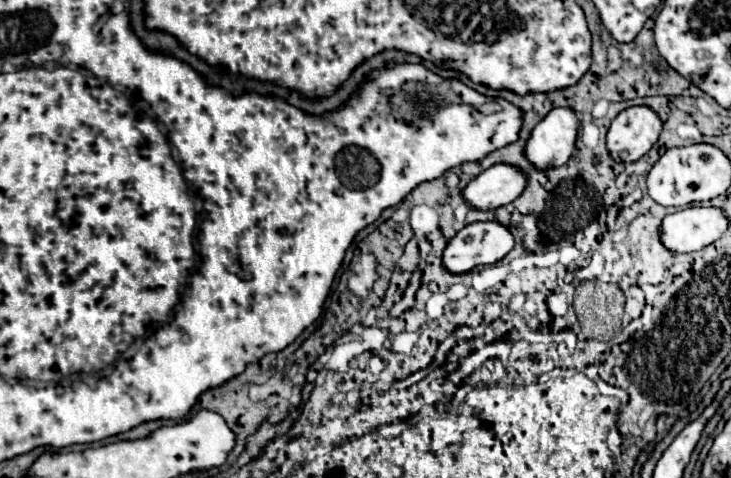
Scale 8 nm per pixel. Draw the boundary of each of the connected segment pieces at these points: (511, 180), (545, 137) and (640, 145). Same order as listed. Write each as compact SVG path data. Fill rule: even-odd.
M492 165L474 177L464 189L464 201L478 211L496 211L512 203L524 189L526 177L512 165Z
M552 109L530 133L524 155L540 171L562 167L576 143L578 117L572 109Z
M630 107L612 121L606 147L616 163L632 163L646 155L658 141L662 121L650 107Z

